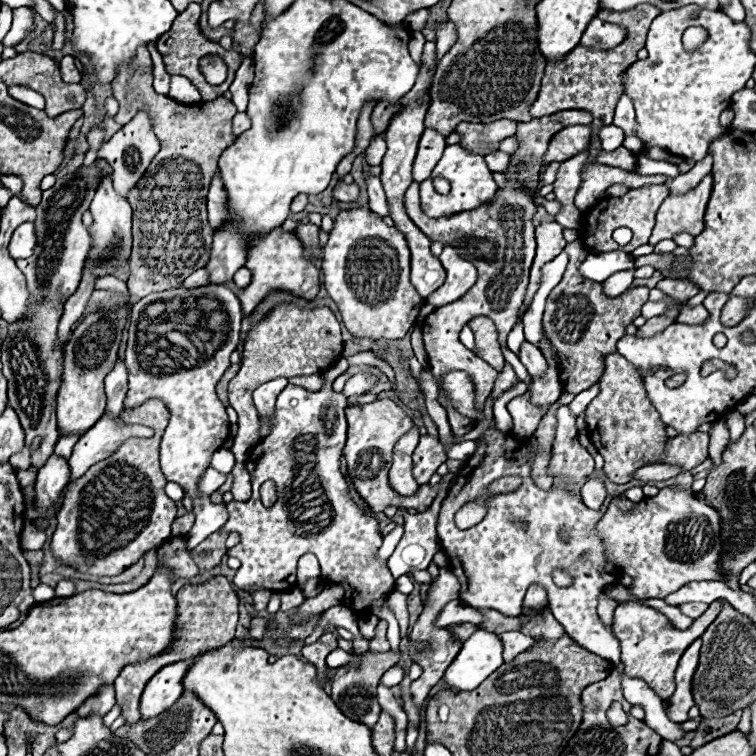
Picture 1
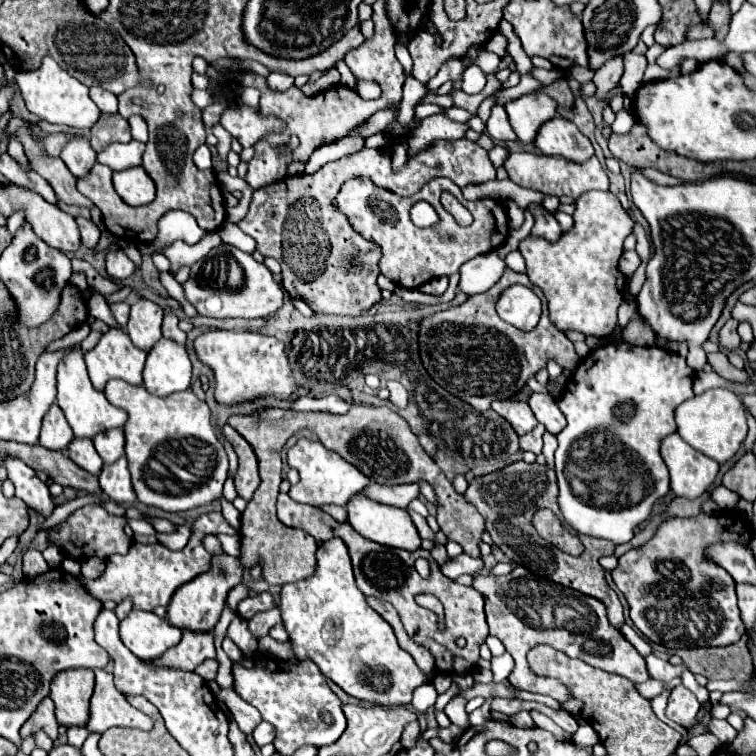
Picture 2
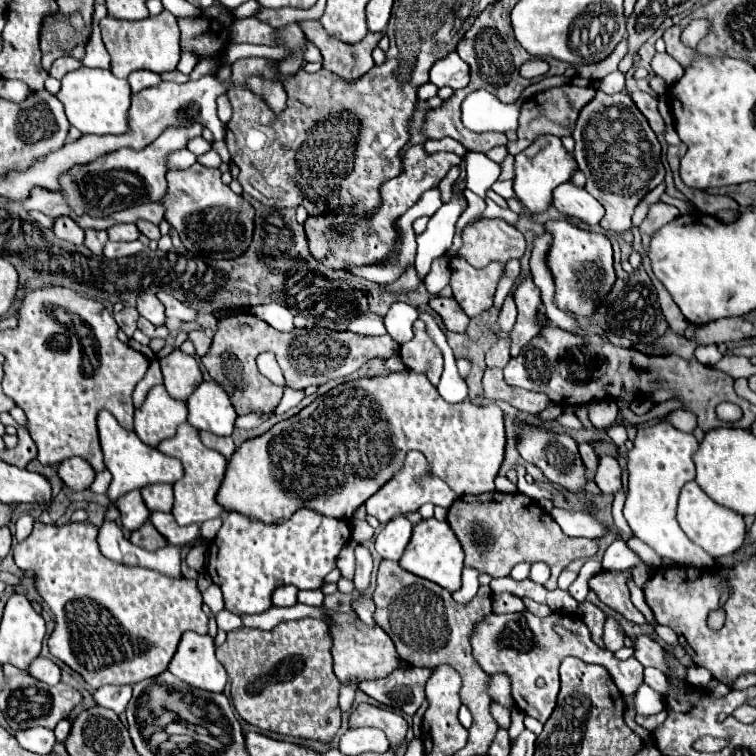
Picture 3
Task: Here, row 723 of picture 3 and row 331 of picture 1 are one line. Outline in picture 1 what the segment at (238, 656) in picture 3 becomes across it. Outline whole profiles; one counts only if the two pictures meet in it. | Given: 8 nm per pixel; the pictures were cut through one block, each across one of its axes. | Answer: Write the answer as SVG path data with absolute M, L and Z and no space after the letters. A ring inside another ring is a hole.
M280 302L252 326L244 340L240 372L228 384L230 406L238 412L238 432L232 446L236 462L246 462L250 448L260 438L260 420L256 418L252 392L270 378L322 374L322 370L328 370L342 356L342 350L340 324L328 306L300 308L294 302Z

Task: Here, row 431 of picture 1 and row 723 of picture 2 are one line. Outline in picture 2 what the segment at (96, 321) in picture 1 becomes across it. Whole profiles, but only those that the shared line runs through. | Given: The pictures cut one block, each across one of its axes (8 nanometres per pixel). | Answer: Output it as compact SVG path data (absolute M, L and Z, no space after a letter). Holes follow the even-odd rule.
M86 668L66 670L56 674L52 680L50 698L56 704L56 720L58 724L86 726L86 718L90 718L90 698L94 688L94 672Z

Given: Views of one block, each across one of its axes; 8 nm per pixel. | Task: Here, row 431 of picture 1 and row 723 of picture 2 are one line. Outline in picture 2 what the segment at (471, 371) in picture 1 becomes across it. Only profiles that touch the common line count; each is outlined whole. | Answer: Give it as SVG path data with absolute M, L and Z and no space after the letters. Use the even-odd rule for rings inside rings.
M454 696L448 706L444 708L444 714L450 718L450 722L454 726L460 726L460 728L468 728L468 712L466 712L466 698L462 696Z

